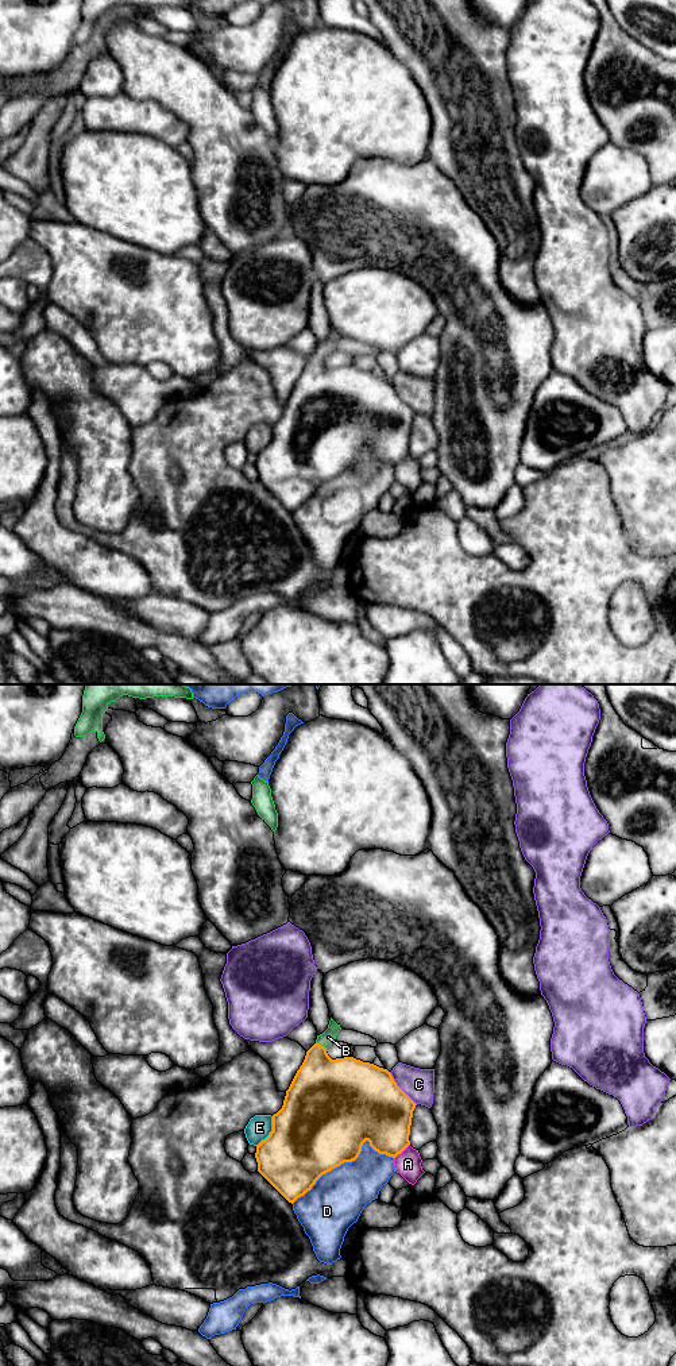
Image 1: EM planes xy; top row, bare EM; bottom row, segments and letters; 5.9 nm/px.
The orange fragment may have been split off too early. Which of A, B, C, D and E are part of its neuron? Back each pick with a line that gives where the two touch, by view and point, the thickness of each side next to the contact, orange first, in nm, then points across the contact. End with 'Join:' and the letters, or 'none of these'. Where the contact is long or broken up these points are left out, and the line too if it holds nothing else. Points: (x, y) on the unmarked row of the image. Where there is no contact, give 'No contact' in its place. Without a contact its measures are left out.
B: Touches orange at xy (320, 354). Thickness 360 nm (orange) against 90 nm. Path across: xy (323, 396), (320, 386), (320, 354), (328, 346)
Join: B

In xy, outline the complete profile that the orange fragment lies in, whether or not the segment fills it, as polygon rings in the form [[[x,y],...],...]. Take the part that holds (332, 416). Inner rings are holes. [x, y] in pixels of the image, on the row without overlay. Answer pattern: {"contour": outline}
{"contour": [[[331,327],[328,337],[317,344],[286,400],[282,417],[273,424],[273,440],[256,455],[258,481],[291,513],[310,499],[322,483],[355,470],[366,449],[379,463],[393,467],[410,454],[412,427],[417,413],[397,394],[387,378],[349,364],[332,368],[327,358],[336,351],[340,339],[340,333]]]}

